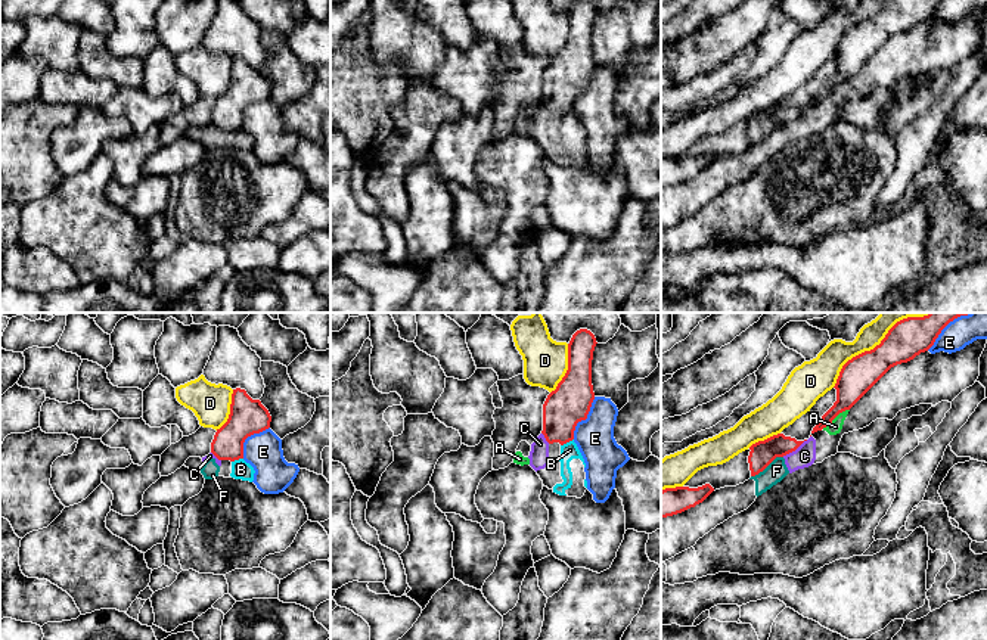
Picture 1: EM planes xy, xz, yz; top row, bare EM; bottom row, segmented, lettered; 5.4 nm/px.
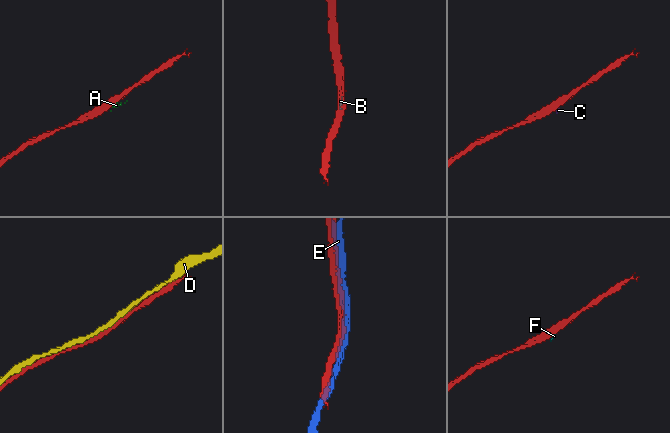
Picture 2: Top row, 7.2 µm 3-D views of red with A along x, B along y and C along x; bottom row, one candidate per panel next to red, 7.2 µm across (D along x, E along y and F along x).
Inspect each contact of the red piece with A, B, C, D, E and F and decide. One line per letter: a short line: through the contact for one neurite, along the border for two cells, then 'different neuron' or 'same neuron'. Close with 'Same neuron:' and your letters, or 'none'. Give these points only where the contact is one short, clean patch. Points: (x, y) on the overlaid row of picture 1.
A: line yz (849, 409), (843, 410), (822, 428); different neuron
B: different neuron
C: line yz (807, 440), (782, 456); different neuron
D: different neuron
E: different neuron
F: line yz (782, 456), (778, 456), (751, 477); different neuron
Same neuron: none

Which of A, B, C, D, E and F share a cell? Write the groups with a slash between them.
A B C F / D / E

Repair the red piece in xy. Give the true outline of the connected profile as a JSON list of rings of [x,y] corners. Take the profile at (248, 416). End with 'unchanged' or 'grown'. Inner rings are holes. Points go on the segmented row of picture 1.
[[[233,389],[229,419],[217,429],[211,453],[218,460],[243,459],[245,439],[269,429],[270,422],[271,416],[260,400],[252,400],[245,389]]] | unchanged

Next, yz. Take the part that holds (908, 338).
[[[929,313],[897,321],[870,351],[848,360],[837,379],[837,401],[811,434],[822,431],[842,411],[850,410],[891,367],[928,351],[941,330],[955,319],[971,313]]] | unchanged

